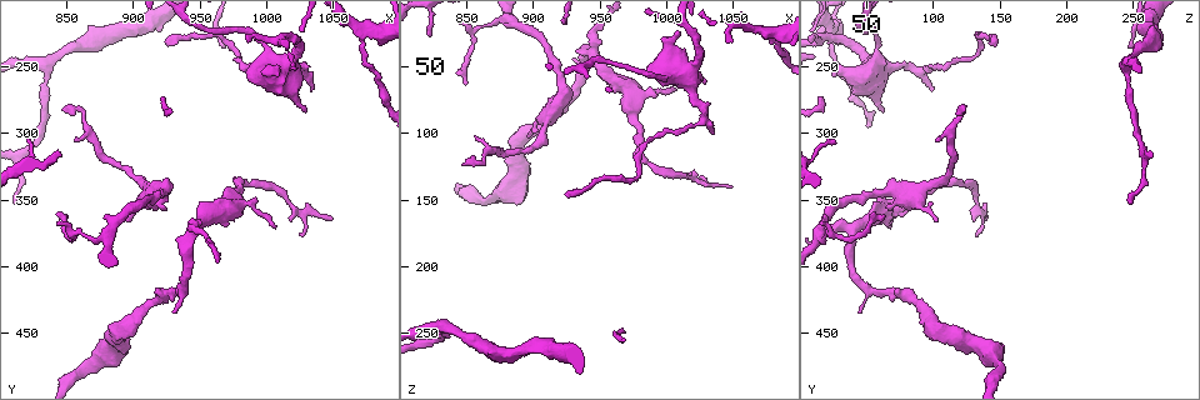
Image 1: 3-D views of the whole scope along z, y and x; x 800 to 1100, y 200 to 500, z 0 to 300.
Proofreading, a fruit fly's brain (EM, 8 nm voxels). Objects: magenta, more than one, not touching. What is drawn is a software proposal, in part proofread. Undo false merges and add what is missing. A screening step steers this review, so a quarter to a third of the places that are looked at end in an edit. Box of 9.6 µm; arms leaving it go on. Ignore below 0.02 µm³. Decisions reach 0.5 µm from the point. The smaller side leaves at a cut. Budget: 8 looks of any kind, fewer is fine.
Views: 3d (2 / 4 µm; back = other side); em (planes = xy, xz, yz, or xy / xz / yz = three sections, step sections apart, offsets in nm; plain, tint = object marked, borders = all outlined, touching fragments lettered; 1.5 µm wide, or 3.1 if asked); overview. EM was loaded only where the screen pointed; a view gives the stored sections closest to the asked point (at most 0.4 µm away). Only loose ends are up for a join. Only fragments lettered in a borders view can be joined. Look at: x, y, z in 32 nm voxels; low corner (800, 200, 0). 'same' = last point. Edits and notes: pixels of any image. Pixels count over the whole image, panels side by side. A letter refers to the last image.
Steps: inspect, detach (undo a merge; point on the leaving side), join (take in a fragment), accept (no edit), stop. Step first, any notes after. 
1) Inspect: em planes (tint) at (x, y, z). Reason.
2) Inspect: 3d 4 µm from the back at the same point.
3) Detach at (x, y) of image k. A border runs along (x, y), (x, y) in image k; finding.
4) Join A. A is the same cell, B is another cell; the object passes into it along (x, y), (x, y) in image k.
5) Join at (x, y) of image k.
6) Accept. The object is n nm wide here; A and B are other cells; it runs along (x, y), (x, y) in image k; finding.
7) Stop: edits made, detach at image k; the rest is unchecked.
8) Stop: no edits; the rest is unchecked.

Inspect: em planes (borders) at (848, 282, 122). An open end.

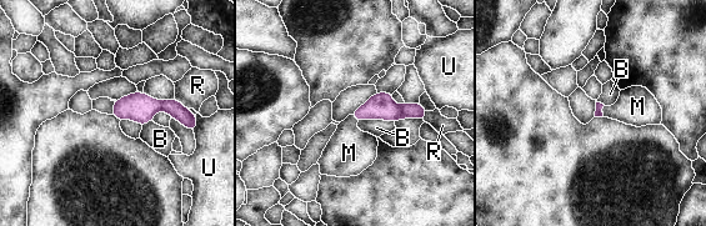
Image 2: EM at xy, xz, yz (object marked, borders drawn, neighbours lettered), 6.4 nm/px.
Join M. M is the same cell, B, R and U are other cells; the object passes into it along (599, 112), (601, 110), (636, 105) in image 2; the neuron continues.

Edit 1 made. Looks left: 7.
Inspect: em xz step 4 (borders) at (980, 242, 134). Abrupt turn.

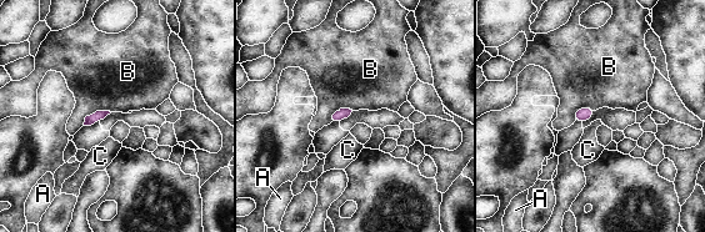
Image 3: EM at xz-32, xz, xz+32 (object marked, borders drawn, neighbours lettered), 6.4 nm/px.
Inspect: em planes (borders) at the same point.

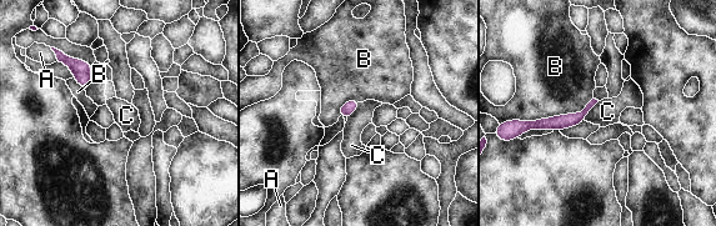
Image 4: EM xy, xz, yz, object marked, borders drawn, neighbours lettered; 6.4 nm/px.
Accept. The object is 80 nm wide here; A, B and C are other cells; it runs along (582, 114), (555, 124), (525, 125) in image 4; one neuron here.

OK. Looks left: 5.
Stop: edits made, join at image 2; the rest is unchecked.

